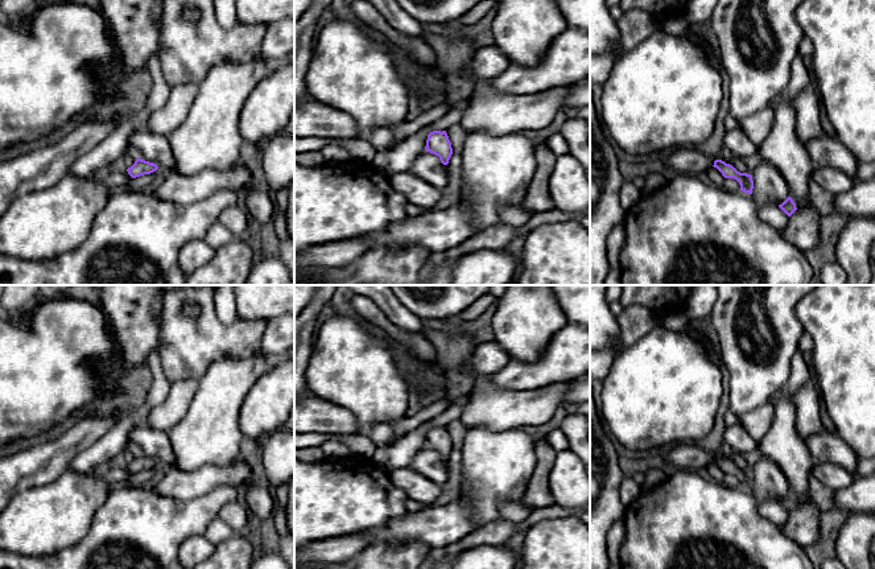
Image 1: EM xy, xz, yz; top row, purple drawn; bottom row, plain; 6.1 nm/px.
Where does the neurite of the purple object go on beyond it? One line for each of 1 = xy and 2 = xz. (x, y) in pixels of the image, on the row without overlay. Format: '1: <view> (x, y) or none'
1: none
2: none

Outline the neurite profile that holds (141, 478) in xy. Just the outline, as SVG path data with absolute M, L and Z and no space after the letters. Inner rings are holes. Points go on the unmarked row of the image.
M156 467L136 474L131 474L128 483L129 486L141 487L148 482L150 482L154 478L154 474L156 474Z

